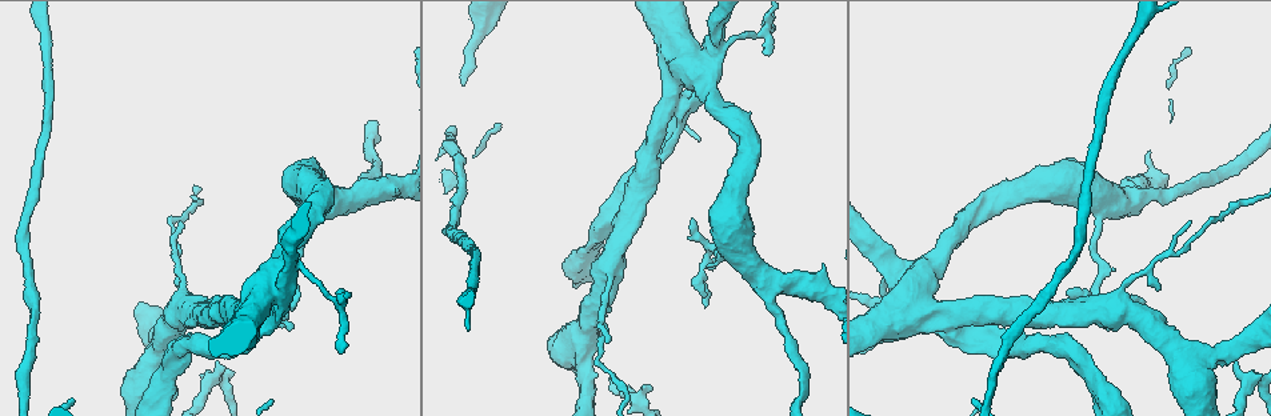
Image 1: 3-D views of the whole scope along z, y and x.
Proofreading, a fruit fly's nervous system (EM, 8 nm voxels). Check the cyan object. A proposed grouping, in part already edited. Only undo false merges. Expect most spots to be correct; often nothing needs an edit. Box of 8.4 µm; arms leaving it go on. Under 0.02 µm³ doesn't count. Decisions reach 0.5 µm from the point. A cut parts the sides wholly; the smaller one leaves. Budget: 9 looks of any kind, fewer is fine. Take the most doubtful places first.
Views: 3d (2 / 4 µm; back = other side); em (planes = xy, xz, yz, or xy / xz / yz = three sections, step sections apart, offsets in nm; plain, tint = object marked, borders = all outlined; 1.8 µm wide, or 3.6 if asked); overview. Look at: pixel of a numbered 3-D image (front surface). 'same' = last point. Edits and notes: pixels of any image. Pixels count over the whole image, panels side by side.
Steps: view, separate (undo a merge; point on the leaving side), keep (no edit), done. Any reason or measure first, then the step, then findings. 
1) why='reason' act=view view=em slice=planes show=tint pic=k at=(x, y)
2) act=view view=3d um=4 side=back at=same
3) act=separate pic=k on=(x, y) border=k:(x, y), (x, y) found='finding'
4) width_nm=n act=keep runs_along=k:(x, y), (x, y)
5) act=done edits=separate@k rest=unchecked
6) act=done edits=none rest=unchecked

why='four-way junction' act=view view=em slice=planes show=borders pic=1 at=(282, 279)

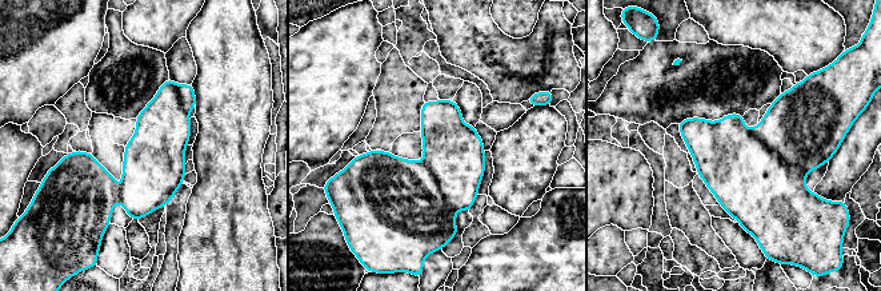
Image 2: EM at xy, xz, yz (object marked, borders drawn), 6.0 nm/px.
act=separate pic=2 on=(752, 183) found='a second neuron is stuck on'

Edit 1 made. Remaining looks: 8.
why='redraw' act=view view=overview

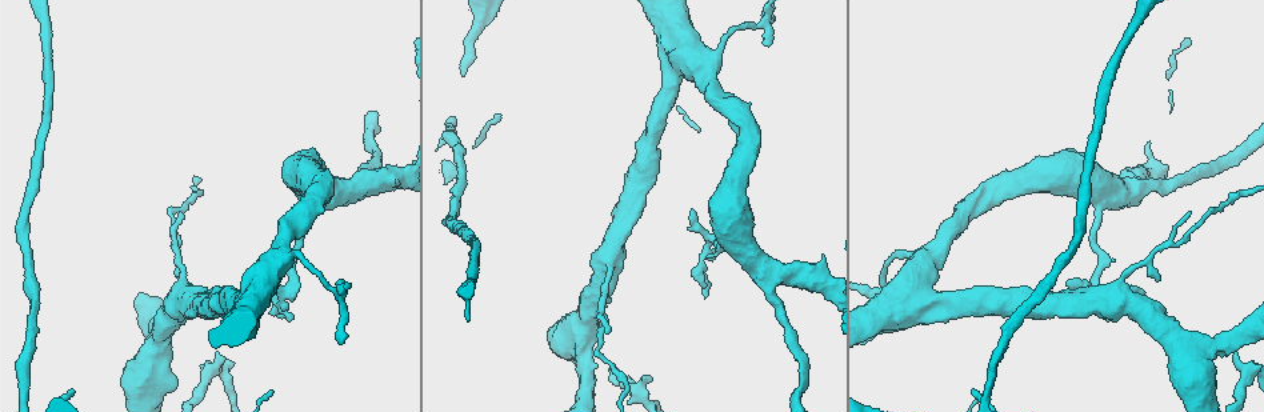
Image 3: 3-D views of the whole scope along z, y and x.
why='sharp bend' act=view view=em um=3.6 slice=xy step=8 show=tint pic=3 at=(279, 297)

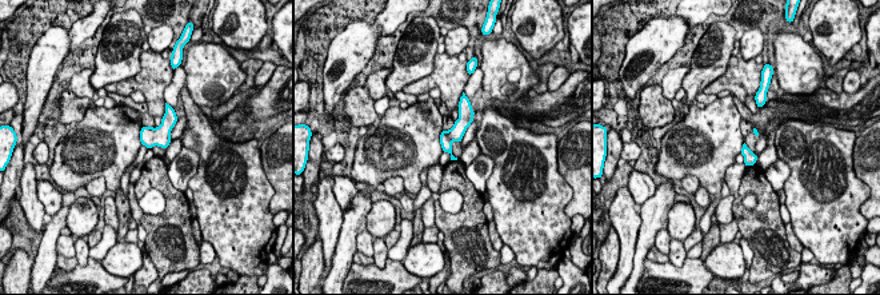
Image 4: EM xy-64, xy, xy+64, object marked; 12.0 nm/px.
why='cut it another way' act=view view=em um=3.6 slice=planes show=tint at=same

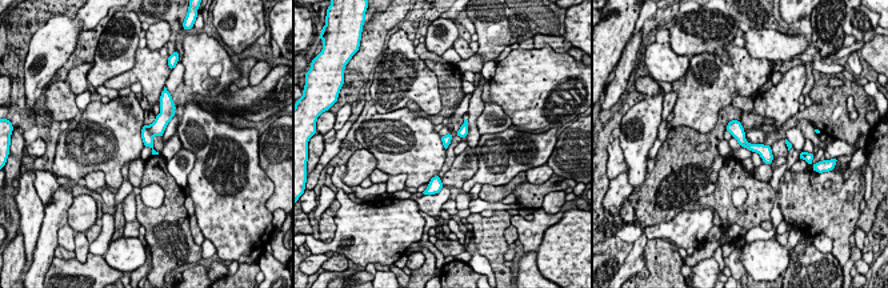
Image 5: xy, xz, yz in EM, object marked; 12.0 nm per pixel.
act=keep runs_along=5:(730, 127), (770, 158) found='all the same neuron'

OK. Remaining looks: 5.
why='branch point' act=view view=em um=3.6 slice=xy step=16 show=tint pic=3 at=(585, 341)

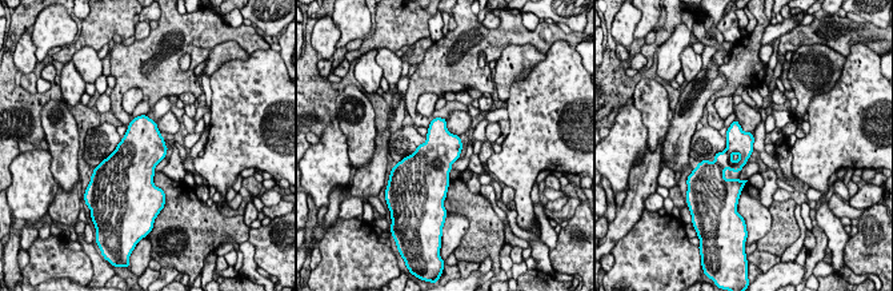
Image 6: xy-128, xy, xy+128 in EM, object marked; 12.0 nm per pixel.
why='another direction' act=view view=em um=3.6 slice=planes show=tint at=same

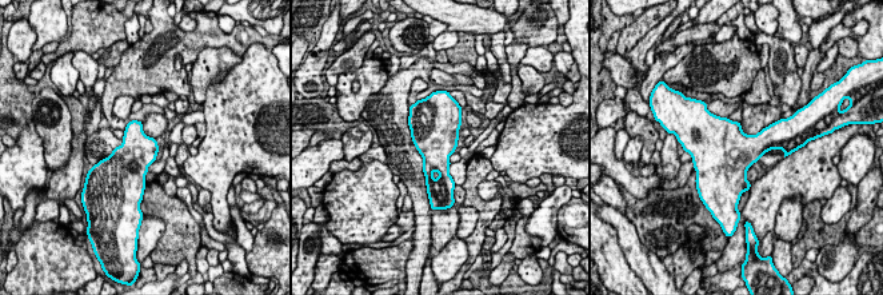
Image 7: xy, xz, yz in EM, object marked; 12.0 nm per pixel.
act=keep found='all the same neuron'

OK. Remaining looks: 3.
why='calibre changes' act=view view=3d um=4 pic=3 at=(1116, 298)

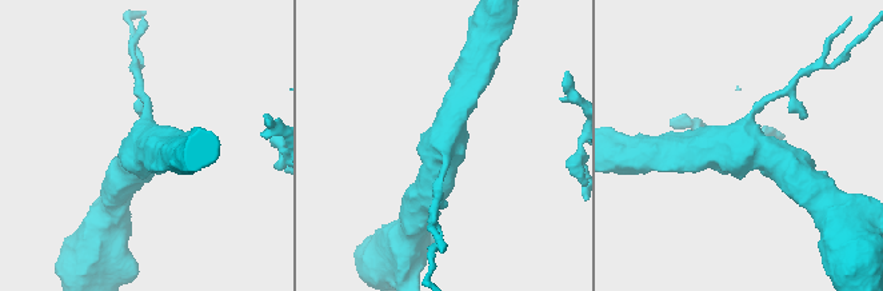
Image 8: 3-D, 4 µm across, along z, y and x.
arms=3 act=view view=em slice=xz step=8 show=tint pic=8 at=(743, 143)

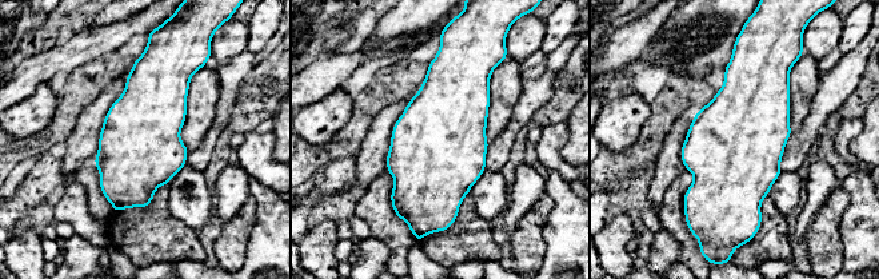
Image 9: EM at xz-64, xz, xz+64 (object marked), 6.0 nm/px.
why='another direction' act=view view=em slice=planes show=tint at=same

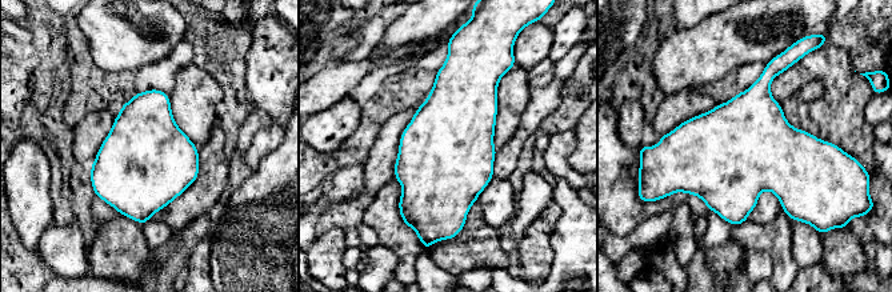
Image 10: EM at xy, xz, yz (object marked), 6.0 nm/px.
act=keep found='all the same neuron'

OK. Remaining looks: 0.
act=done edits=separate@2 rest=unchecked

